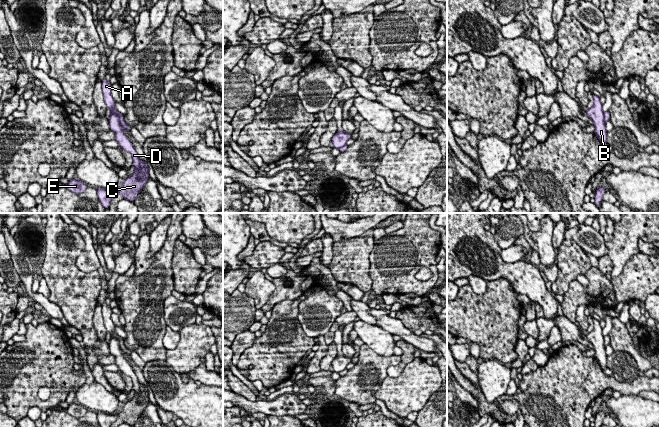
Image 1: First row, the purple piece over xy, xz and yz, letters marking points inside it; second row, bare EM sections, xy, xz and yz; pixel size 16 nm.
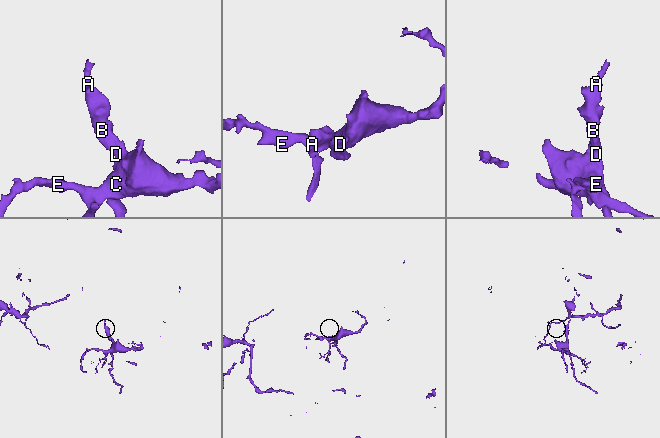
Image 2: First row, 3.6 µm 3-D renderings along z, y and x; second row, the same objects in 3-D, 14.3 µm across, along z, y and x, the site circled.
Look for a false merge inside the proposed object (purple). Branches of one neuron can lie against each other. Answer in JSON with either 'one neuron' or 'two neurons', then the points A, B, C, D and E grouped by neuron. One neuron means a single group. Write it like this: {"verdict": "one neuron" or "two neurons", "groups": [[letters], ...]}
{"verdict": "two neurons", "groups": [["A", "B", "D"], ["C", "E"]]}

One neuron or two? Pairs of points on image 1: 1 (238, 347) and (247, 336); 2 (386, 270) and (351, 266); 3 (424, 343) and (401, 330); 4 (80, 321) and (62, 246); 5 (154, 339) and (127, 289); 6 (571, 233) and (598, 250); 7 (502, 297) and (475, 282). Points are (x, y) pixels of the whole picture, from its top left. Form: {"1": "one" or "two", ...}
{"1": "one", "2": "two", "3": "one", "4": "one", "5": "one", "6": "one", "7": "two"}

